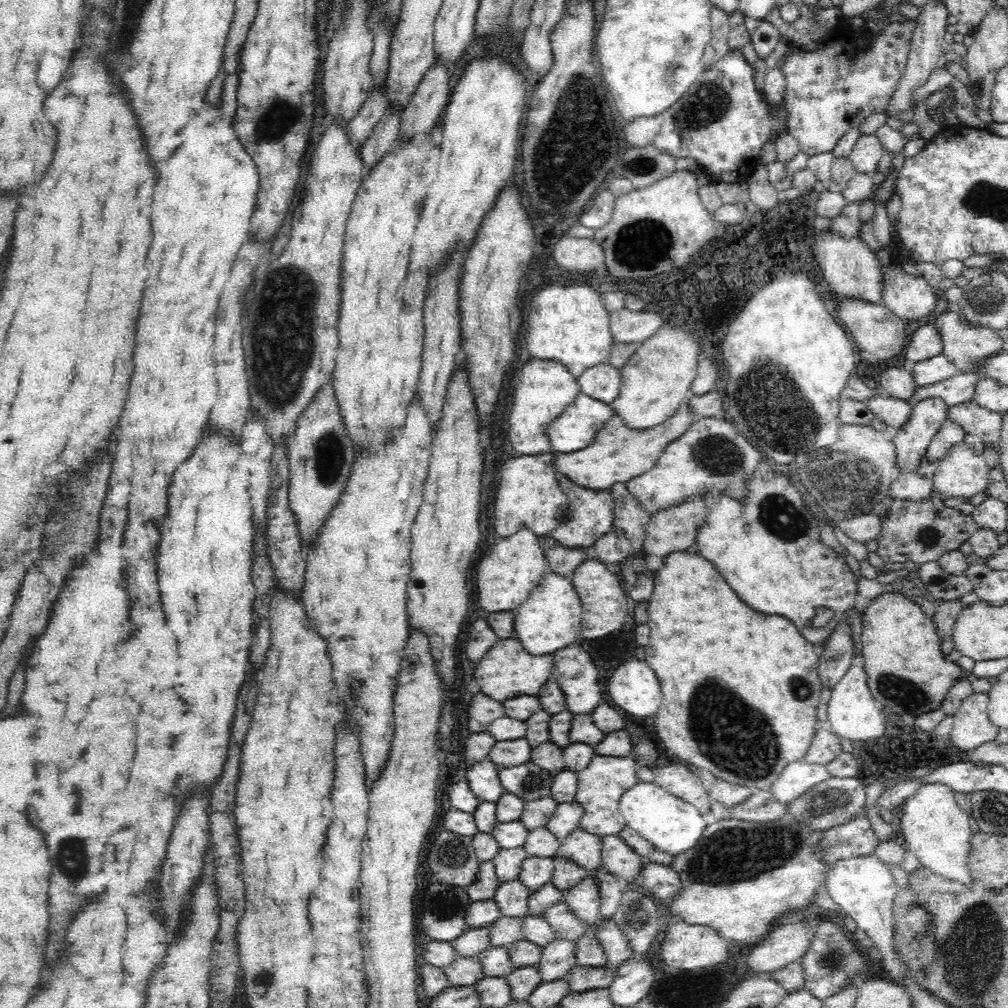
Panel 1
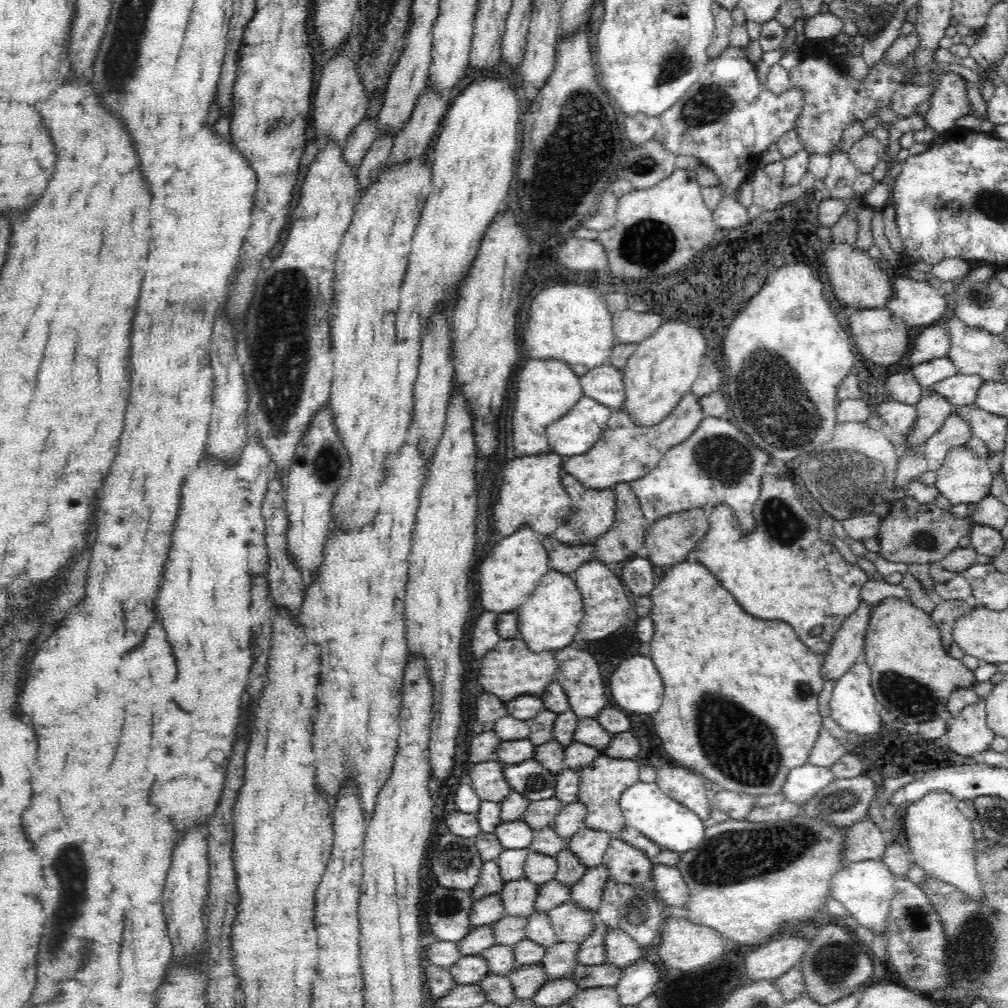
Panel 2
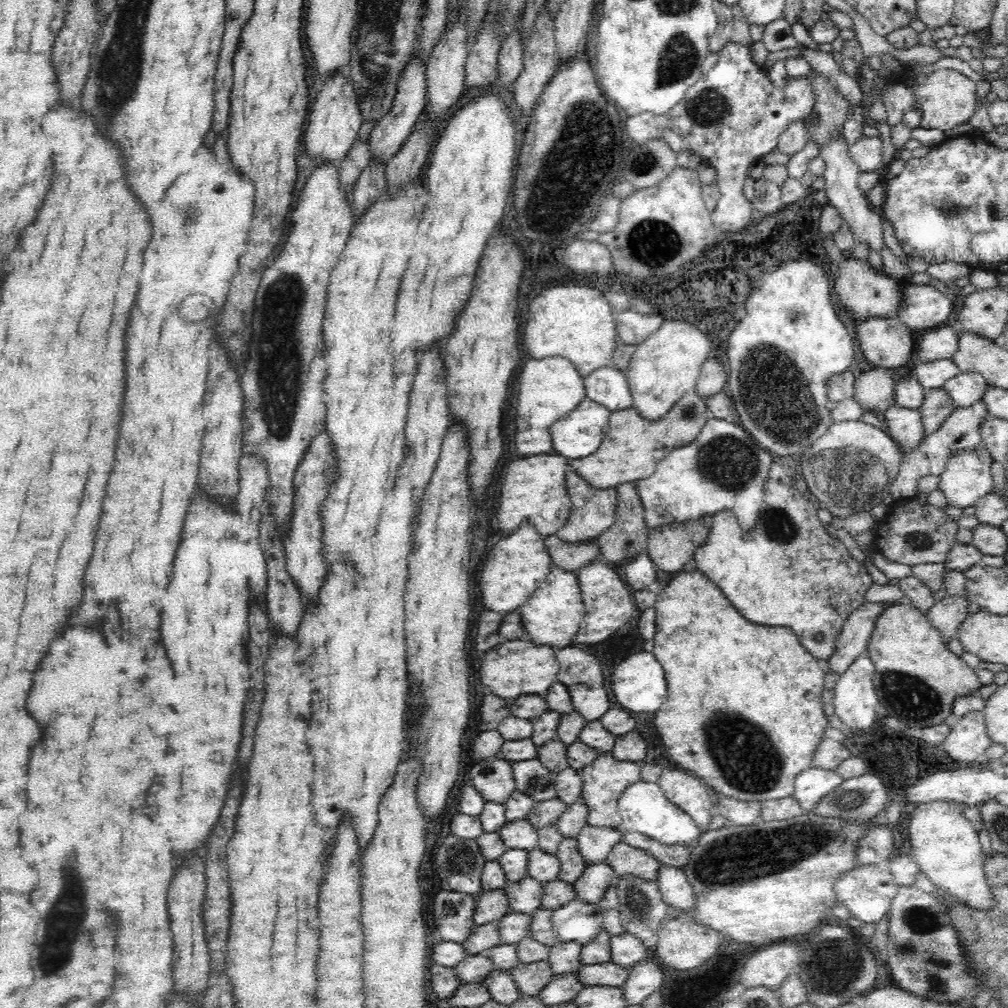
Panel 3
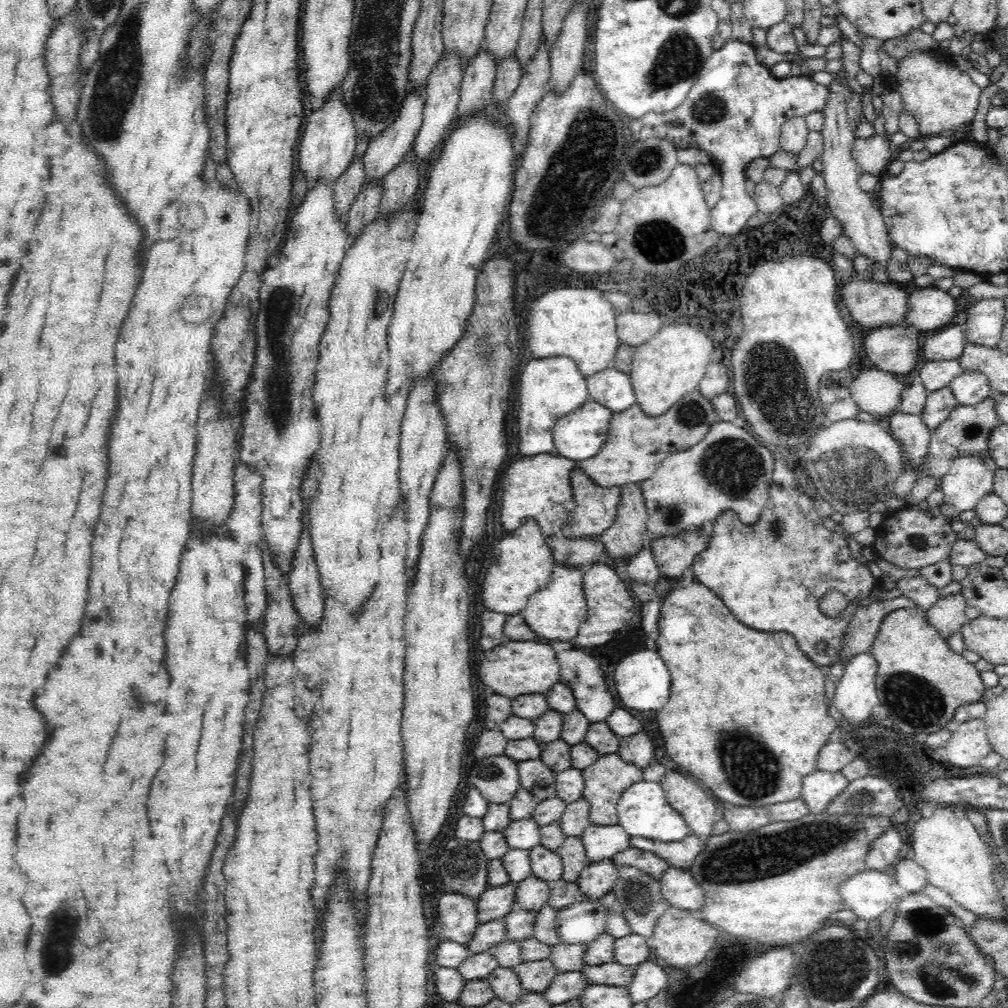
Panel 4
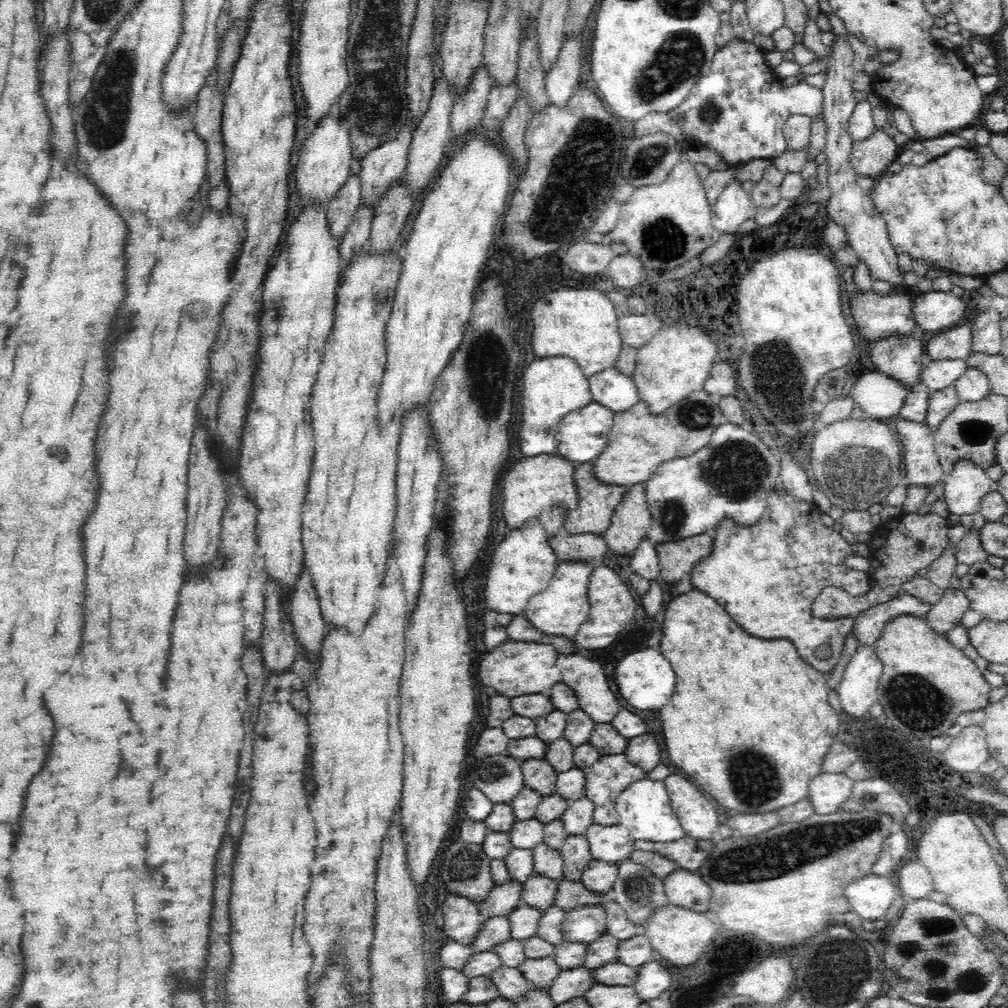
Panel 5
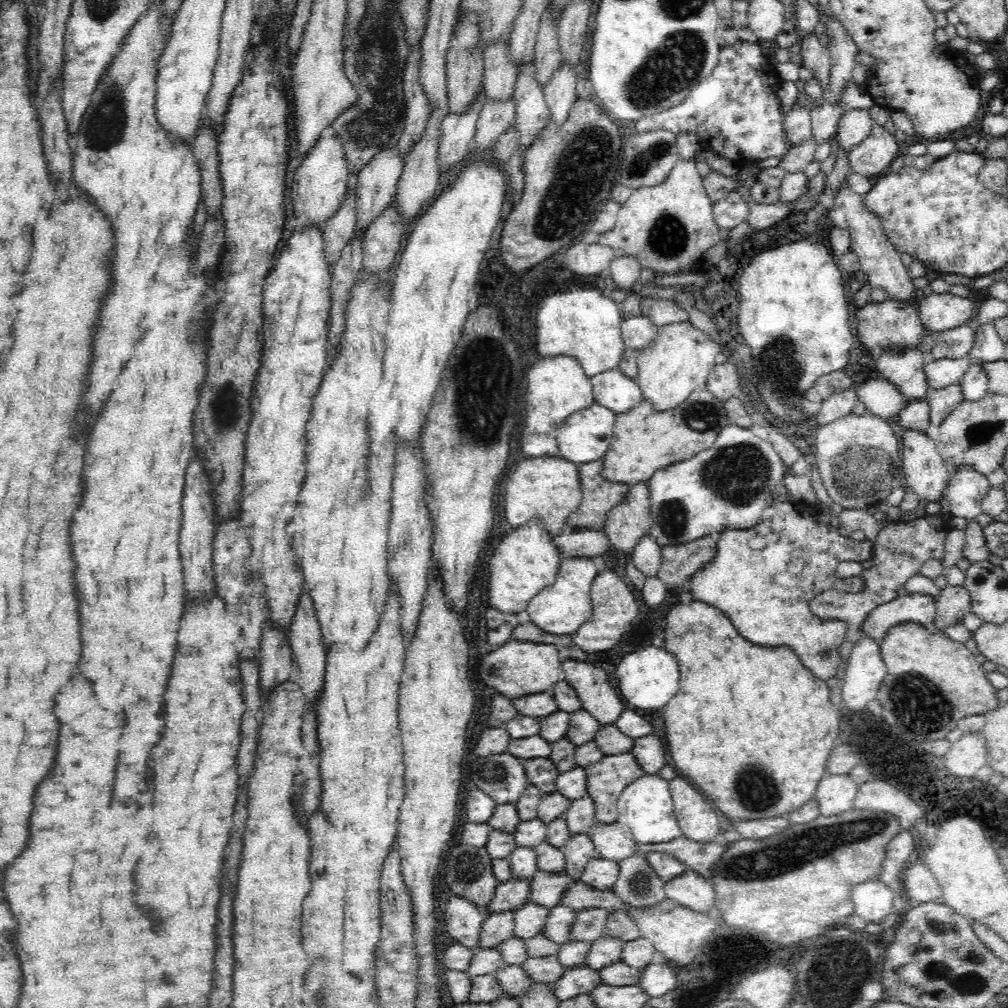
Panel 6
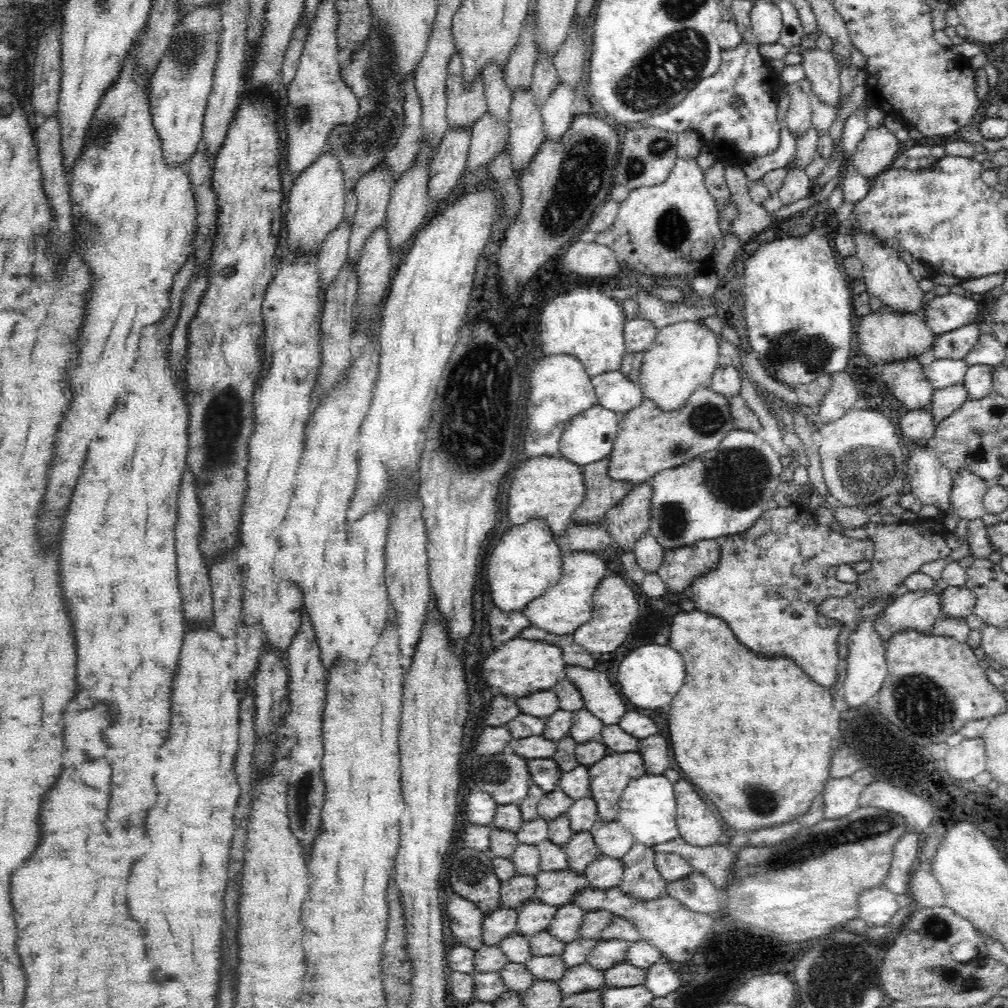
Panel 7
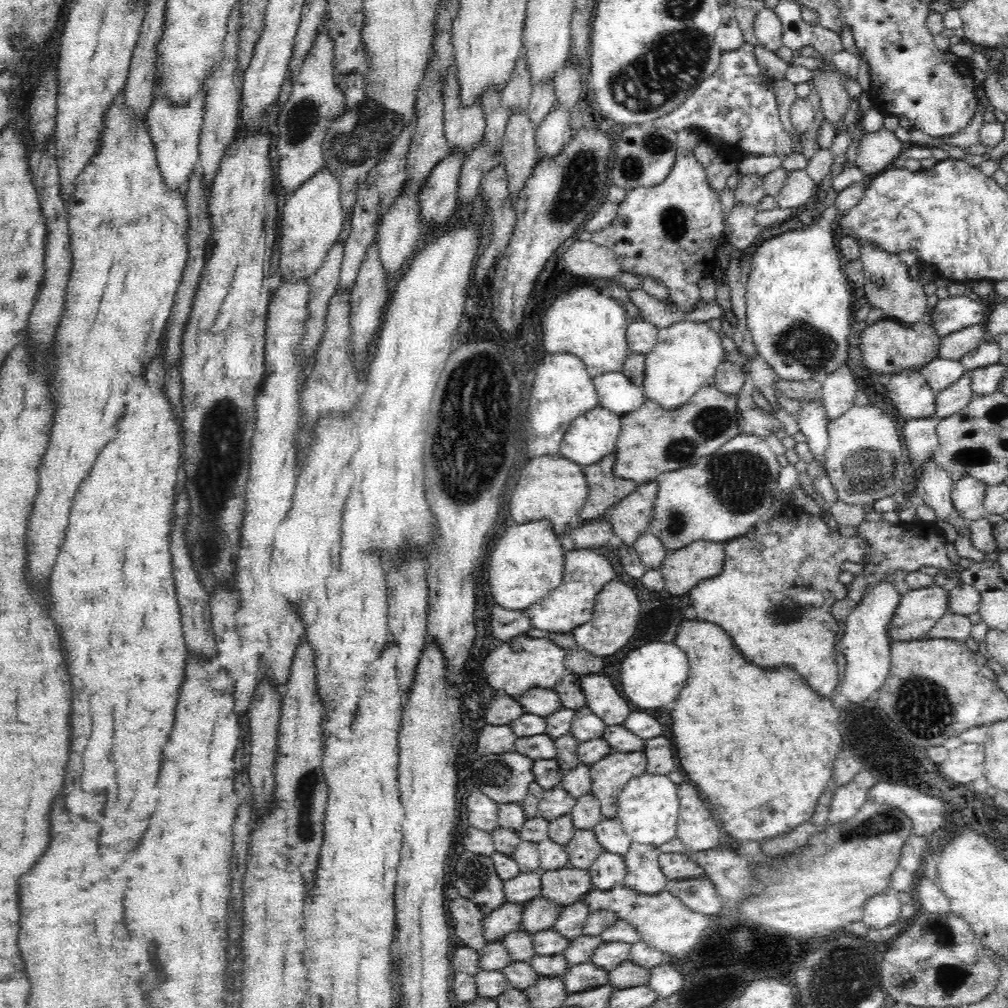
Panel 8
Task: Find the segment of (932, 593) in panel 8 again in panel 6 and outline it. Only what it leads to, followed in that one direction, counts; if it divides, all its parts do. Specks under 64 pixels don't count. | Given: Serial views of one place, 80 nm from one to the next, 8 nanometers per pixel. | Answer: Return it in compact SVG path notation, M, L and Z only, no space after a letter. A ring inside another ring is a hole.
M909 593L874 608L862 623L860 634L866 633L881 642L892 625L905 622L918 623L935 631L933 620L936 614L936 600L931 596Z

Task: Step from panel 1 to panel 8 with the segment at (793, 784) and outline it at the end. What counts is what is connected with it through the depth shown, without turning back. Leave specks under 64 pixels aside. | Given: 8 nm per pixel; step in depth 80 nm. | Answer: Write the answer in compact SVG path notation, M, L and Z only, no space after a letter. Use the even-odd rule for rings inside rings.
M854 780L837 786L831 796L832 806L830 806L827 825L833 827L834 824L842 824L852 819L866 803L867 791Z

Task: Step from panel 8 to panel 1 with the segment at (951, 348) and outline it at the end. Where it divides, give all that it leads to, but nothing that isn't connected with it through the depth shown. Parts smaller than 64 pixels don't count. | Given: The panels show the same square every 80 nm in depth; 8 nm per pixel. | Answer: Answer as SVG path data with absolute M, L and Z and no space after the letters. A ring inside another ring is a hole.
M926 324L916 328L912 333L912 340L905 346L903 357L914 363L922 362L928 358L938 356L944 352L942 335L938 335L936 327Z

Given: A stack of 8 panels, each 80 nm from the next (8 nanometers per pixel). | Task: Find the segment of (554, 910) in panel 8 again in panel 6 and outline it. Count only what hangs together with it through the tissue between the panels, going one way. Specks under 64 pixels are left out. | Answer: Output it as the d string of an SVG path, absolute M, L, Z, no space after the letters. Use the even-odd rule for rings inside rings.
M528 901L520 908L513 910L515 922L513 936L524 940L542 932L548 918L550 908Z

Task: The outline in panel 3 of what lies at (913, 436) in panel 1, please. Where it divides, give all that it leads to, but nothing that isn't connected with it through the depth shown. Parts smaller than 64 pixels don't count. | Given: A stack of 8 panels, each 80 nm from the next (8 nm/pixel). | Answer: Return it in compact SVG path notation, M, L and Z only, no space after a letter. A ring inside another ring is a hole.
M936 388L926 391L924 402L918 408L925 436L930 436L930 433L936 432L942 426L942 422L947 419L947 416L950 416L958 408L945 389Z

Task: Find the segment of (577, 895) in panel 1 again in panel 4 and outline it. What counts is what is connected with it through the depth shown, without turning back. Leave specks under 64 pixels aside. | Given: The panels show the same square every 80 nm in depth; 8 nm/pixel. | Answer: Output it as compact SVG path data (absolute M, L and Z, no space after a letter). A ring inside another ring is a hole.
M611 859L598 862L590 861L582 870L577 884L586 899L601 899L612 891L618 878L619 868Z

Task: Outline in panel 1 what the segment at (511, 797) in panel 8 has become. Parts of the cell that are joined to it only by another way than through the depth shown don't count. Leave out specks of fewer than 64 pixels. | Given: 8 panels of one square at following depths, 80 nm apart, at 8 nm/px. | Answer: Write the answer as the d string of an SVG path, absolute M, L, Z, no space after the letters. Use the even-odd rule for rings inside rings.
M490 760L474 763L467 771L467 783L473 795L482 802L496 803L505 791L498 776L499 766Z

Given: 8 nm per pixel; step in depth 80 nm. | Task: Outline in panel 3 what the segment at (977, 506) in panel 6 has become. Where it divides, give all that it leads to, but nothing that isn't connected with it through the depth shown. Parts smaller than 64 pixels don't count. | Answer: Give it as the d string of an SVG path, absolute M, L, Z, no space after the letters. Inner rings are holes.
M974 450L955 452L949 459L945 472L940 474L938 487L945 494L948 505L962 509L968 508L968 506L975 506L983 496L994 492L991 467L988 467L988 464L984 464Z

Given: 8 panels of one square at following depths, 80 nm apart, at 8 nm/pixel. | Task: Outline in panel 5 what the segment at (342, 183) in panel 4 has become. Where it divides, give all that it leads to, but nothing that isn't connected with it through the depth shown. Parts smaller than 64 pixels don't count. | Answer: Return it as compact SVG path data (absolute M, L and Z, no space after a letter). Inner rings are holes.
M349 174L349 178L334 195L327 208L328 227L334 239L338 238L338 241L341 242L361 201L360 175Z

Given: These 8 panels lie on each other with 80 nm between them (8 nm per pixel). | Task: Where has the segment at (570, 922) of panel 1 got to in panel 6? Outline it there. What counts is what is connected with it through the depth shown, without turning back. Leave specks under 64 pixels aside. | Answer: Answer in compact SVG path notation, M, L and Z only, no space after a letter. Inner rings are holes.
M591 908L575 911L571 926L570 941L590 942L604 935L608 911L603 908Z

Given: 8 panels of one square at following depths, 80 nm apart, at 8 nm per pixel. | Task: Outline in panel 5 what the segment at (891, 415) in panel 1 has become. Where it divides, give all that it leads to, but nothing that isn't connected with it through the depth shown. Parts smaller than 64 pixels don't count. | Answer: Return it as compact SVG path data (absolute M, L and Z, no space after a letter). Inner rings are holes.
M901 417L896 420L895 431L902 443L905 483L925 485L928 492L936 483L943 483L947 474L938 463L935 438L928 425Z

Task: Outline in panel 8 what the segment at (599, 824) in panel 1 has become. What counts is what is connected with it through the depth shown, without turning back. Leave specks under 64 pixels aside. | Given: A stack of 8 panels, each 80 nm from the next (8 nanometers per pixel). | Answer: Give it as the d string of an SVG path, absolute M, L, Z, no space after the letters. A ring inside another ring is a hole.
M612 751L591 764L591 793L600 801L604 819L617 817L618 797L625 784L635 776L646 773L647 756L640 752Z

